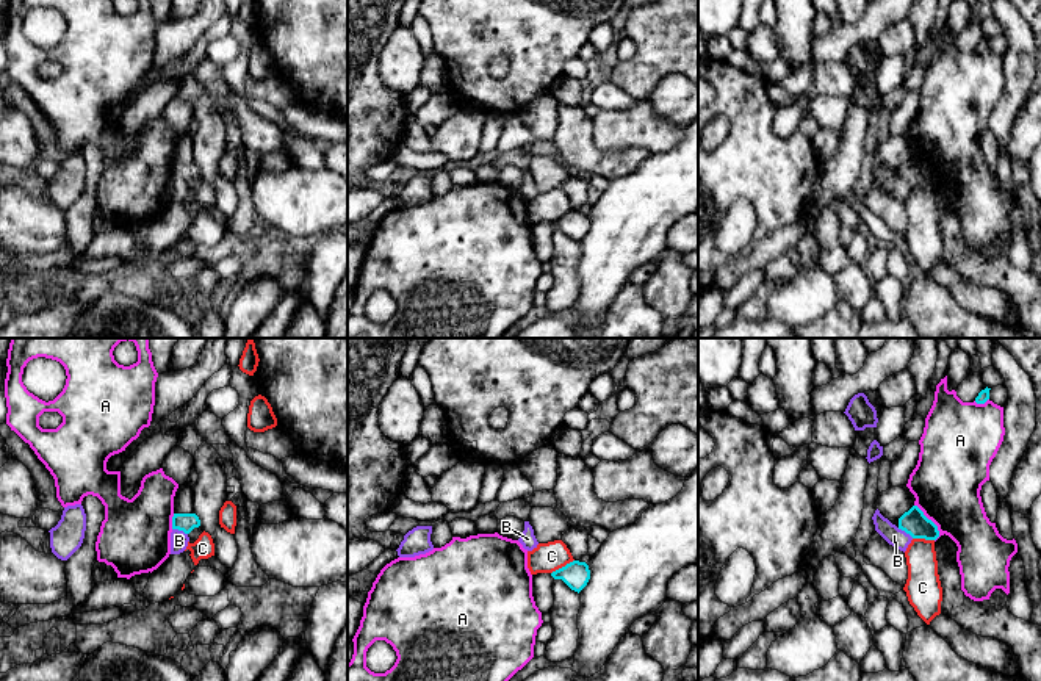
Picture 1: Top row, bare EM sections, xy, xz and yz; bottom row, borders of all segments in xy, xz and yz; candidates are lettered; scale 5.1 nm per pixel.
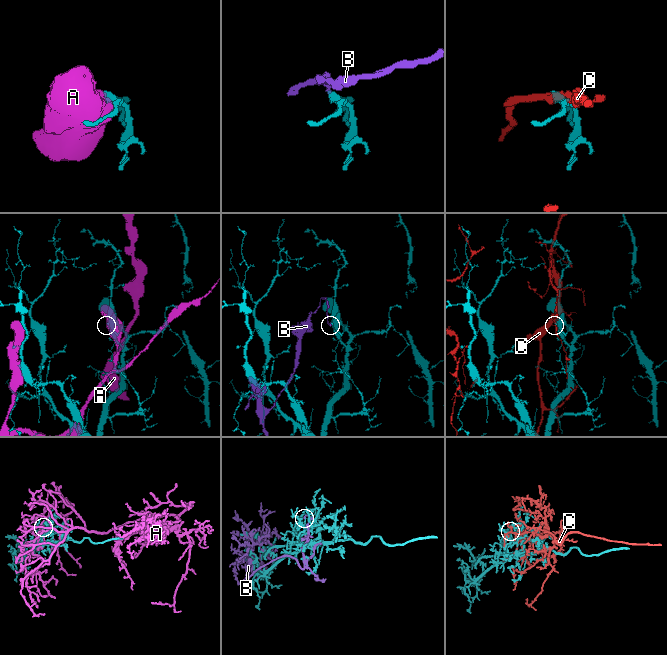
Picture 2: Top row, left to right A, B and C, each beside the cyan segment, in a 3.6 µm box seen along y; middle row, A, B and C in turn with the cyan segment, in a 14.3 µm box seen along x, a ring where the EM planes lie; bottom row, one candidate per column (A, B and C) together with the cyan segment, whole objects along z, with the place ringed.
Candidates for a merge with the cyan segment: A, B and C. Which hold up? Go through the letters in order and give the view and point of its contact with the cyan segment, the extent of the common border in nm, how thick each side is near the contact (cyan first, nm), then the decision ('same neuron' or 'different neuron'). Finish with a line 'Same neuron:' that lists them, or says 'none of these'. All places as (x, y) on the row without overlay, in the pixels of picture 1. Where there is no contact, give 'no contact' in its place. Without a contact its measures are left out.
A: yz (933, 172) | 220 nm | 130/360 nm | different neuron
B: xy (180, 179) | 90 nm | 100/100 nm | different neuron
C: xz (562, 216) | 140 nm | 140/160 nm | different neuron
Same neuron: none of these

